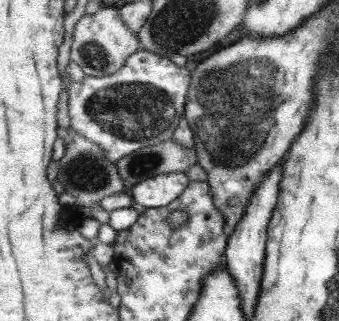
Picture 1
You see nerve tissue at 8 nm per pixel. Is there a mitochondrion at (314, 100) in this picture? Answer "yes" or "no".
no

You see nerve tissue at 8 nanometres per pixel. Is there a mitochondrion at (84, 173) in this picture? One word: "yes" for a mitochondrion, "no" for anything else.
yes

